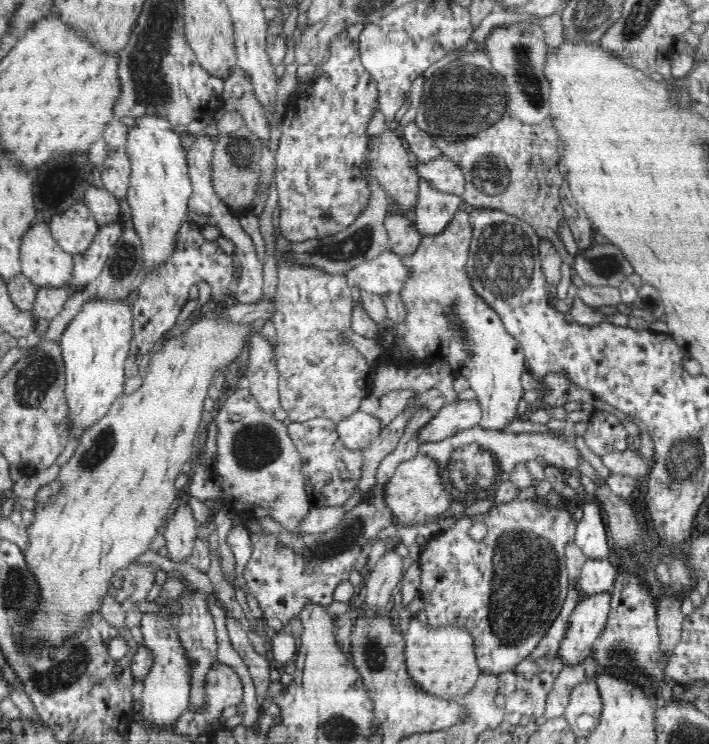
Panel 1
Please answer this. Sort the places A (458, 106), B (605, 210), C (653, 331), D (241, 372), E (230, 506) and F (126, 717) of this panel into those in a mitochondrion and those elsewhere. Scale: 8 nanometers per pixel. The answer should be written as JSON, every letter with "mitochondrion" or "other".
{"A":"mitochondrion","B":"other","C":"other","D":"other","E":"other","F":"other"}

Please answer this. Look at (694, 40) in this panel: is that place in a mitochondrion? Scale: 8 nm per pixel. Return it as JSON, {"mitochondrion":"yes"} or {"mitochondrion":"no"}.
{"mitochondrion":"no"}

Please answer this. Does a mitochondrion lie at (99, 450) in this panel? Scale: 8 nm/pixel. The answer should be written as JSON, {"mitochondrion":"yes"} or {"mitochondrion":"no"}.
{"mitochondrion":"yes"}

